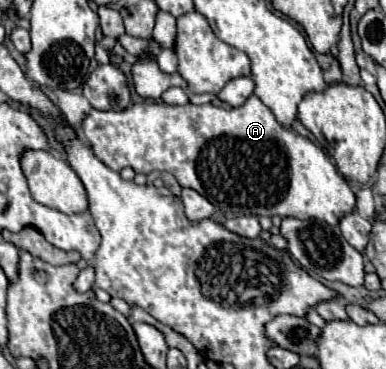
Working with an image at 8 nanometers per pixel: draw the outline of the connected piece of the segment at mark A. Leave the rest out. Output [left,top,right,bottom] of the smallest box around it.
[83,95,355,225]

